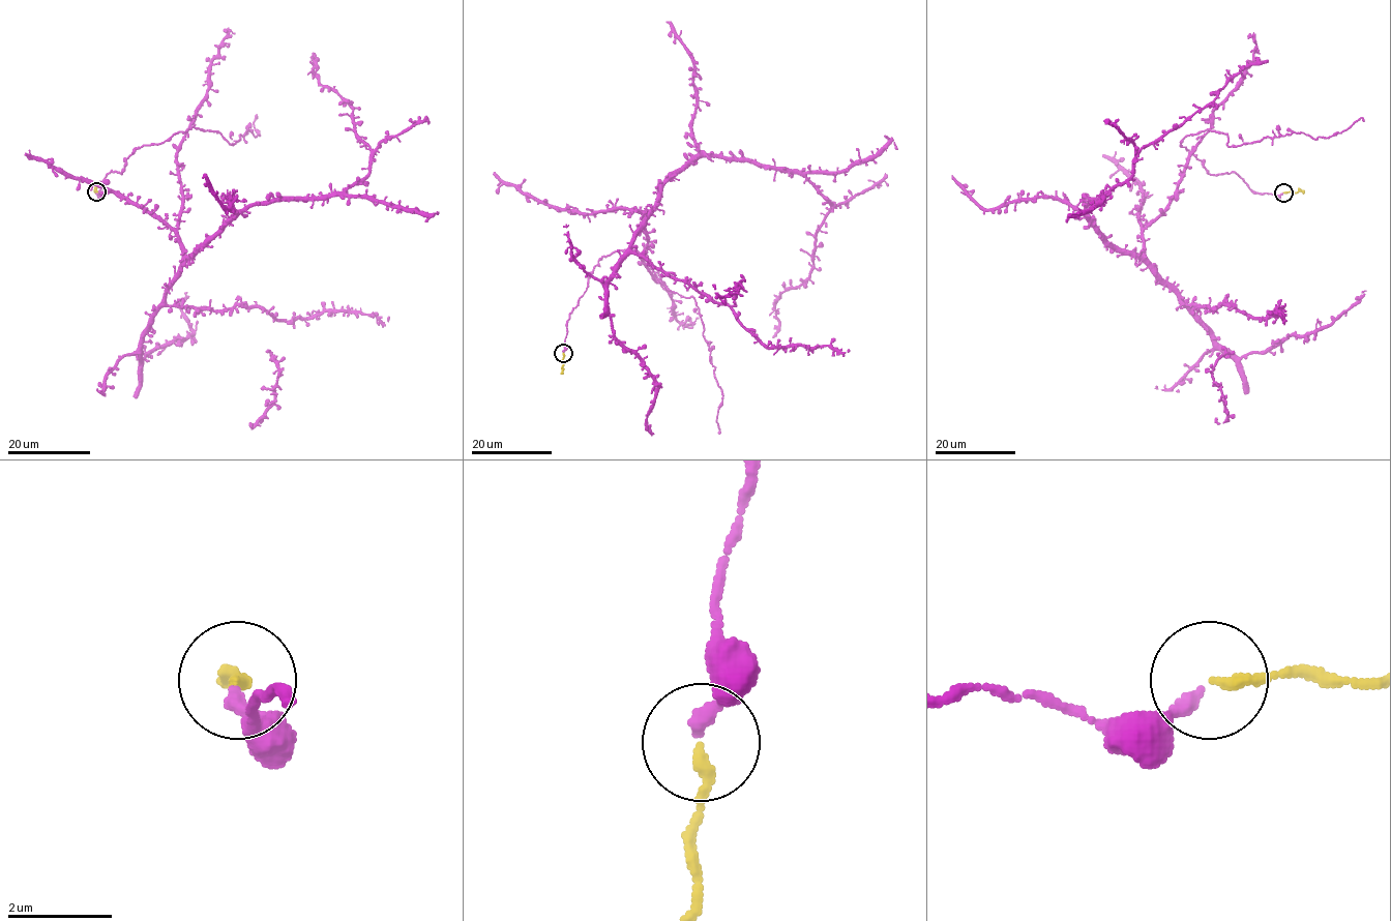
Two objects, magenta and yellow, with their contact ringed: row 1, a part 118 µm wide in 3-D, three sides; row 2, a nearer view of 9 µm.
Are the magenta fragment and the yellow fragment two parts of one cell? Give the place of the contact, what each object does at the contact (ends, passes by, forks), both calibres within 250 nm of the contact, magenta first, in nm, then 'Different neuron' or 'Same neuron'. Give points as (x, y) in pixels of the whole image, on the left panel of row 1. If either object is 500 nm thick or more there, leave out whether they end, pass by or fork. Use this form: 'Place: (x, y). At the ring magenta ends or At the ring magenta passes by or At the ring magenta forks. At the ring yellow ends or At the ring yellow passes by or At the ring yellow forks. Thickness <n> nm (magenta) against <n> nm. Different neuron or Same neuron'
Place: (96, 191). At the ring magenta ends. At the ring yellow ends. Thickness 260 nm (magenta) against 200 nm. Same neuron

